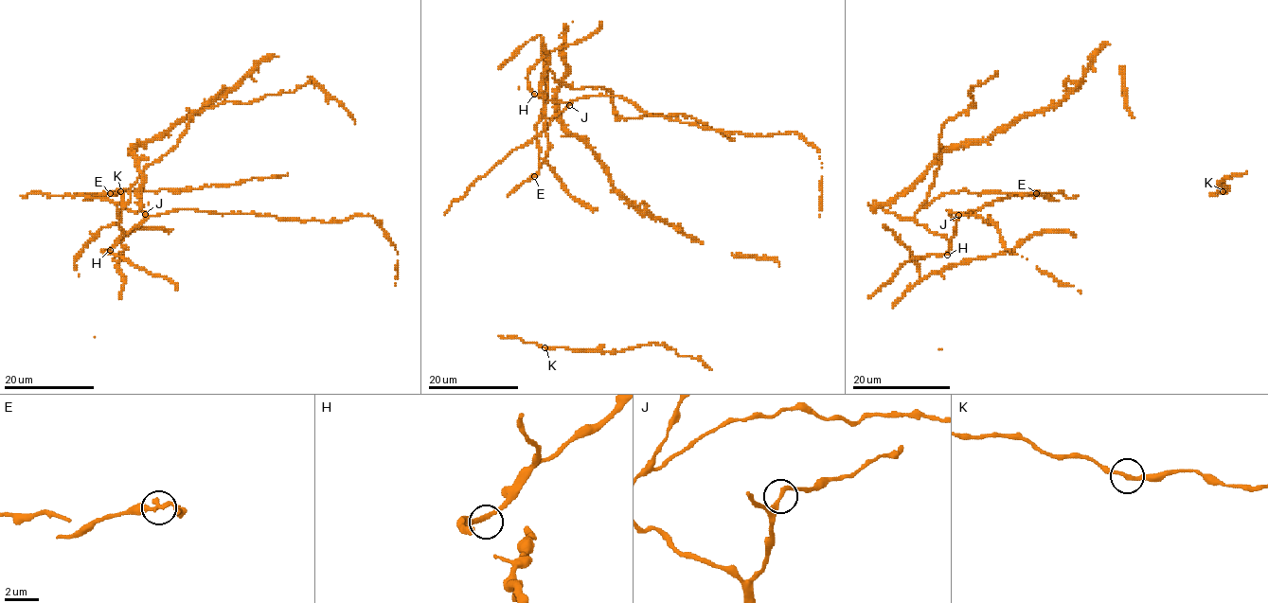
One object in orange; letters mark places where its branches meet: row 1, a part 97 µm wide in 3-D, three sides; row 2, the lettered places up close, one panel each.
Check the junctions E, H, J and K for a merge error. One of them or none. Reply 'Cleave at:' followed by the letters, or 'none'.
Cleave at: none

